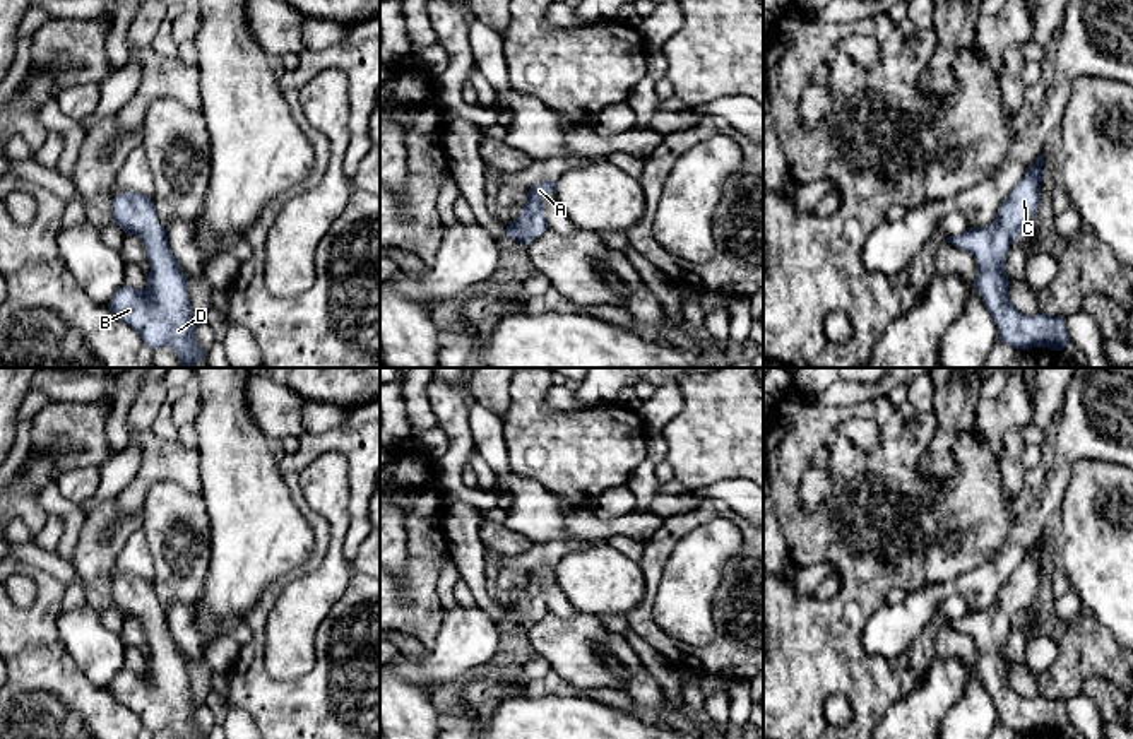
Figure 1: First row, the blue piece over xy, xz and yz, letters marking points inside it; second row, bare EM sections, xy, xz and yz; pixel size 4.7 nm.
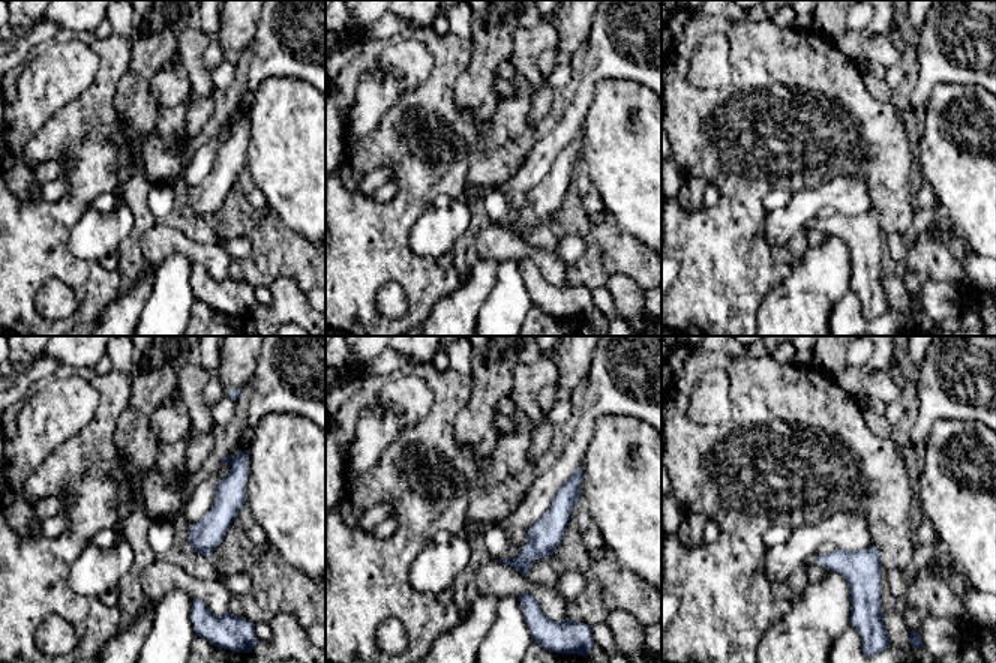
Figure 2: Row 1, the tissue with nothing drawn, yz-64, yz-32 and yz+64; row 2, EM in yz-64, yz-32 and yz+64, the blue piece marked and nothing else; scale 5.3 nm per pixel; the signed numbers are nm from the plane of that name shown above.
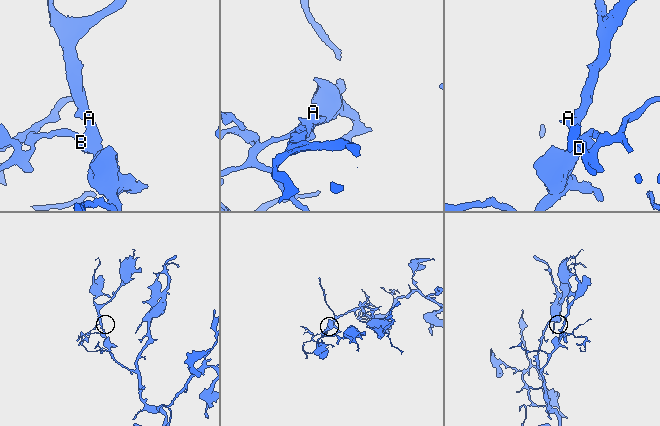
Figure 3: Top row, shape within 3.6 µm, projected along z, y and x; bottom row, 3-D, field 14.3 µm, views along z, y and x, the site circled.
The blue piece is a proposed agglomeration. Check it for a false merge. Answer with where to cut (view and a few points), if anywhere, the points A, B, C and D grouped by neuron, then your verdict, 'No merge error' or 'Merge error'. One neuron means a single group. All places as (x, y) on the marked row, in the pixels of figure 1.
No split. Groups: A B C D. No merge error

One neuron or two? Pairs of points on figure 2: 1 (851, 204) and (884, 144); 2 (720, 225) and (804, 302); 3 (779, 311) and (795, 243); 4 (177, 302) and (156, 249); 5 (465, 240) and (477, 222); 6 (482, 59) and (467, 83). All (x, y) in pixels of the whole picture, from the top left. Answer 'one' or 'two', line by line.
1: two
2: two
3: two
4: two
5: one
6: one

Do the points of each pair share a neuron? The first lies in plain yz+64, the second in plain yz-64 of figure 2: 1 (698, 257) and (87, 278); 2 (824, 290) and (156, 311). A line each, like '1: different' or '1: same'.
1: same
2: different

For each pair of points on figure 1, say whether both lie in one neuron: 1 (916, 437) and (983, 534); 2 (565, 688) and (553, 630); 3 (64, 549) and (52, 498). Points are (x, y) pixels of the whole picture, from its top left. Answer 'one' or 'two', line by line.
1: one
2: two
3: one

